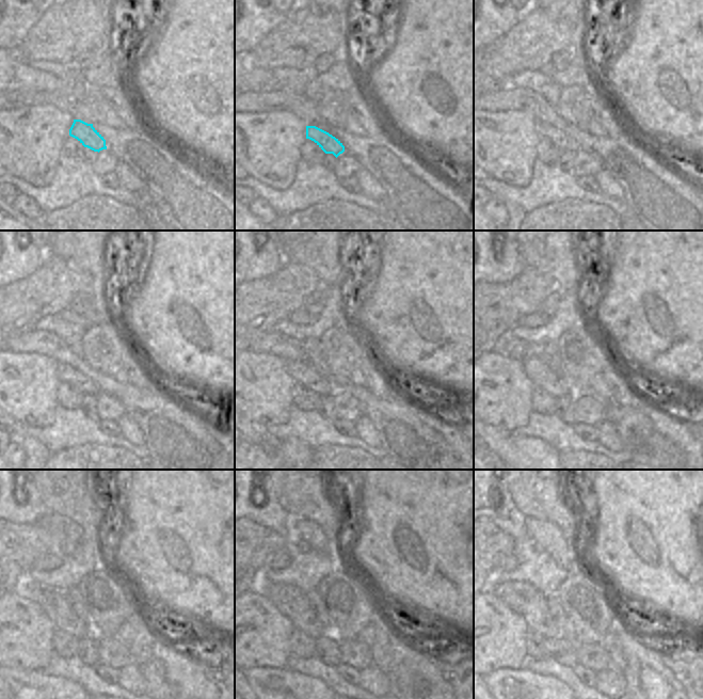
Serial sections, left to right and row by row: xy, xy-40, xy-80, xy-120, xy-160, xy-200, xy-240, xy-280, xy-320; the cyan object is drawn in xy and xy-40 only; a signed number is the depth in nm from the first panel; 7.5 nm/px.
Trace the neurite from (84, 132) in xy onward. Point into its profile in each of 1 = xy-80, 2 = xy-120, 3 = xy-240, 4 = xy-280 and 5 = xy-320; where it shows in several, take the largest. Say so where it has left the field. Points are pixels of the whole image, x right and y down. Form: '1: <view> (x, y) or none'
1: xy-80 (563, 142)
2: xy-120 (76, 379)
3: xy-240 (51, 601)
4: xy-280 (292, 602)
5: xy-320 (521, 597)

